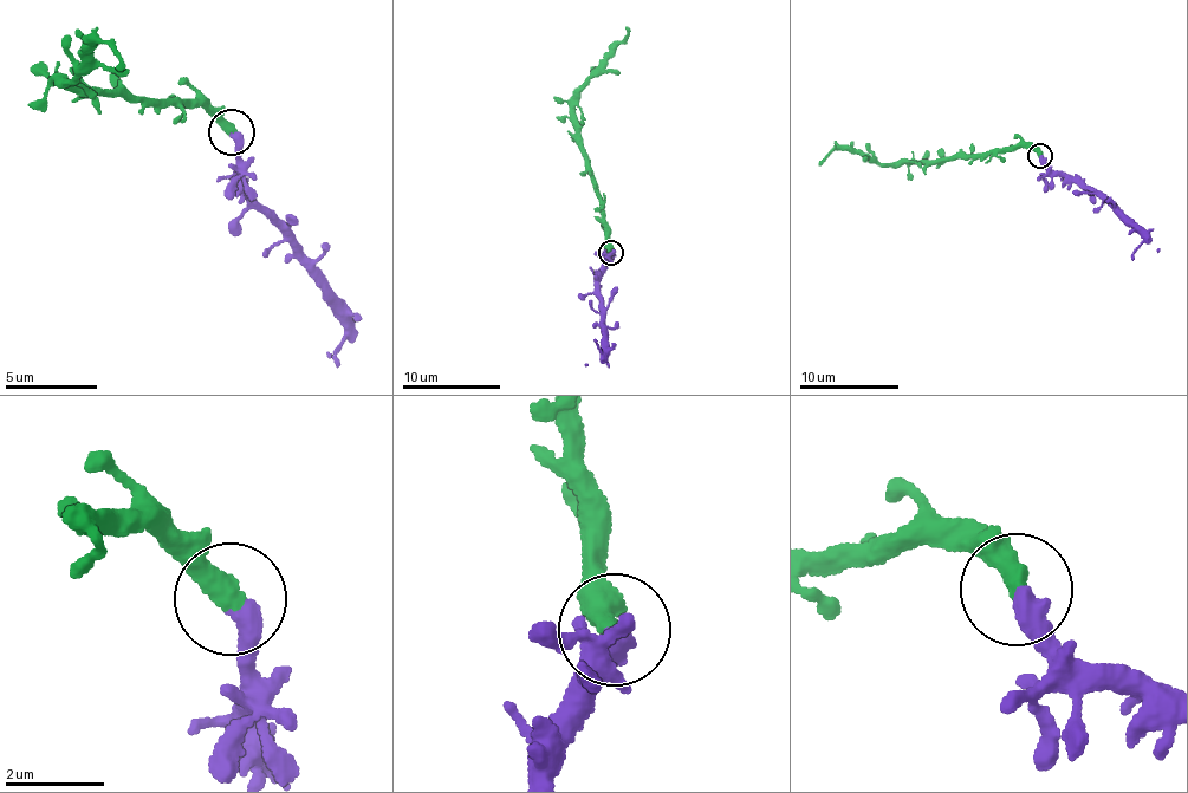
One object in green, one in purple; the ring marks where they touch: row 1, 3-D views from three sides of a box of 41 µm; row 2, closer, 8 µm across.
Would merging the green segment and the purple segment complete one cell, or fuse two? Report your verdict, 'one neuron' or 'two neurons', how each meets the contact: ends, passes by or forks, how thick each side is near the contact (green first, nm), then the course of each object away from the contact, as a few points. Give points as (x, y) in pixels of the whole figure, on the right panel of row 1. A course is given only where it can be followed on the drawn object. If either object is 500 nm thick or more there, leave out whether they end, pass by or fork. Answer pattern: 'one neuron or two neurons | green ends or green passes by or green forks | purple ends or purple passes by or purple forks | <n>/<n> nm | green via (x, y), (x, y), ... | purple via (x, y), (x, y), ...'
one neuron | green ends | purple ends | 440/420 nm | green via (1040, 155), (1030, 148), (871, 163), (856, 153), (836, 149), (818, 164) | purple via (1040, 155), (1055, 171), (1102, 193), (1144, 239), (1130, 259)

